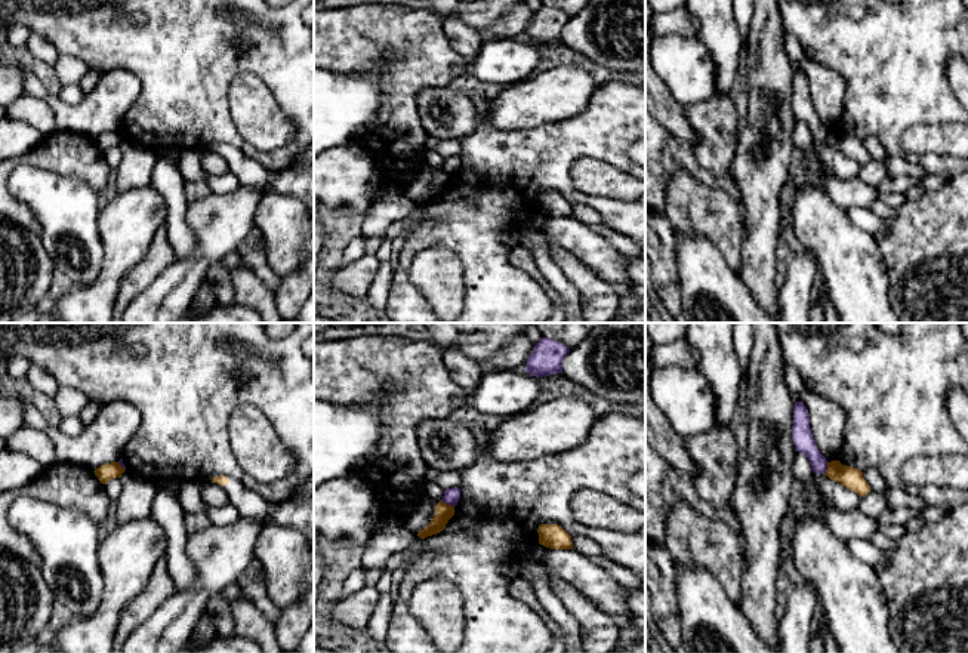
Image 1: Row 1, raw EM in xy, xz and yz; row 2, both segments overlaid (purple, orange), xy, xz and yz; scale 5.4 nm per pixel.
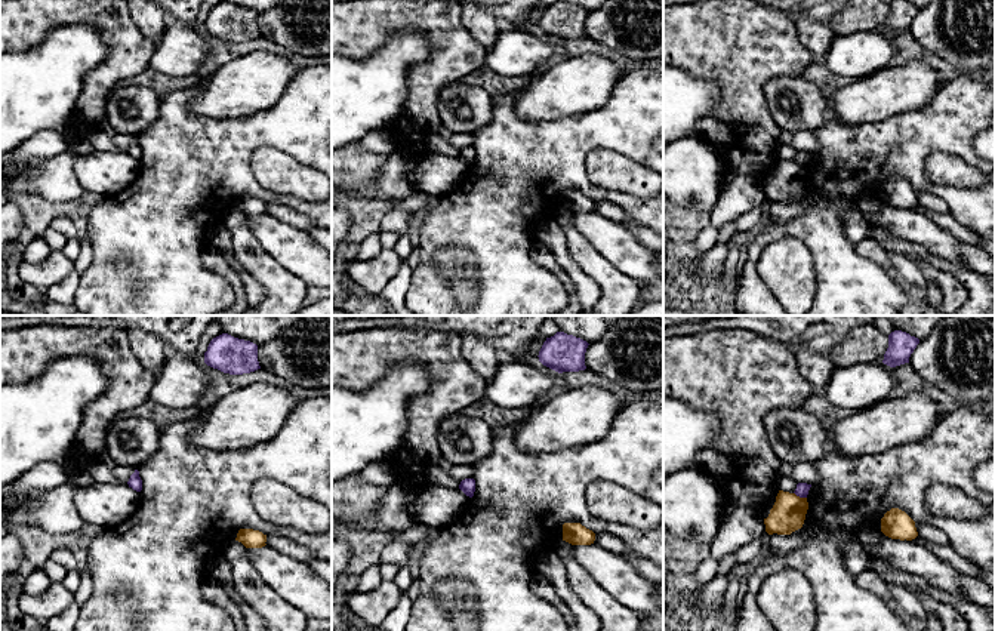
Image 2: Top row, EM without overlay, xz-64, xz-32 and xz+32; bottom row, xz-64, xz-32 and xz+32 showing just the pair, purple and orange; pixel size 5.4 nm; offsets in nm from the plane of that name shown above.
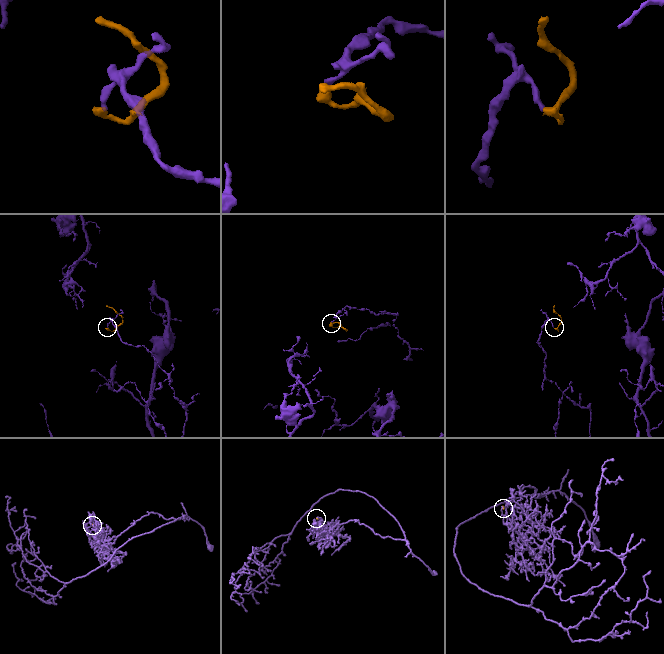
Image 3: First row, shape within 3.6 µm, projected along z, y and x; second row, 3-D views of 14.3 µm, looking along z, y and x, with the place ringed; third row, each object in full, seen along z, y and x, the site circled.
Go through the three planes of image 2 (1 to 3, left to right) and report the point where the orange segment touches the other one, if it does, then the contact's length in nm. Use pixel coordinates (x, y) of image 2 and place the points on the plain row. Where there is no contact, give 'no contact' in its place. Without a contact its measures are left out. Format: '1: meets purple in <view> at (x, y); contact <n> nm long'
1: no contact
2: no contact
3: meets purple in xz+32 at (800, 165); contact 80 nm long

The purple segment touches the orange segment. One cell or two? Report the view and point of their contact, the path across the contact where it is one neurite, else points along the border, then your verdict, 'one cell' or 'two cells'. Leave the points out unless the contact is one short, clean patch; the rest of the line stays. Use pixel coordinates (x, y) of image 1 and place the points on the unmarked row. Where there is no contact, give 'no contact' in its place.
meets purple in xz at (447, 172); border along xz (441, 168), (453, 175); two cells

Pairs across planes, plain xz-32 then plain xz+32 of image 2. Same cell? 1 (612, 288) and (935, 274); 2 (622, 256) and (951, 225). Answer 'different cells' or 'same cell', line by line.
1: same cell
2: different cells

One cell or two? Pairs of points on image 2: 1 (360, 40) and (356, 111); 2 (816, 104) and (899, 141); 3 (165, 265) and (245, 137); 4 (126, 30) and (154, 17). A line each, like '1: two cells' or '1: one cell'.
1: two cells
2: two cells
3: one cell
4: two cells

